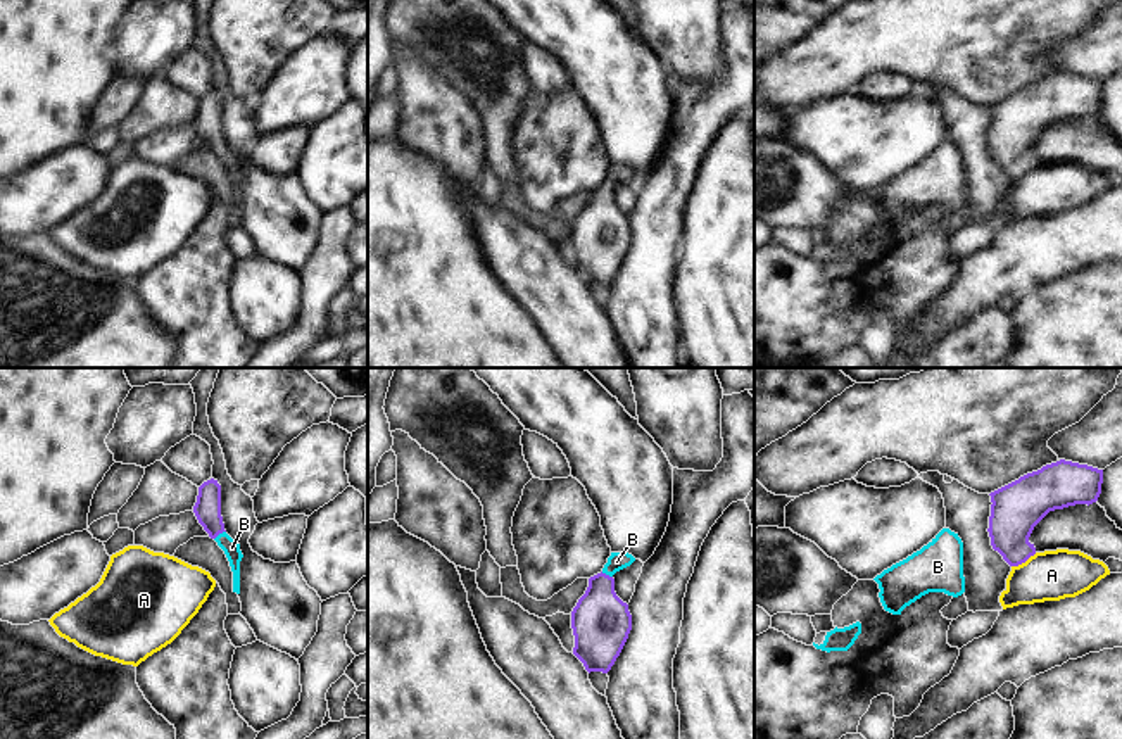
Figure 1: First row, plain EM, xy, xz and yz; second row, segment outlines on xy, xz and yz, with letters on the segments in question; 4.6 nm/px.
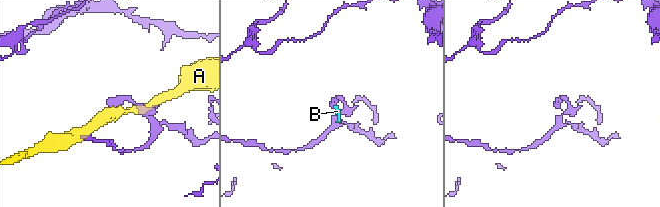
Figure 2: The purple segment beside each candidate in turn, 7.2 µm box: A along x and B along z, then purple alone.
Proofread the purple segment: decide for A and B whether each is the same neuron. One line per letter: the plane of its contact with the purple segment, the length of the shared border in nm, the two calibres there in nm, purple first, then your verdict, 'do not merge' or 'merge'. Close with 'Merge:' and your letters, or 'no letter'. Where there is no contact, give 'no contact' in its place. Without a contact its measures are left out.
A: meets purple in yz; contact 140 nm long; 240 nm thick on the purple side, 240 nm on the other; do not merge
B: meets purple in xy; contact 70 nm long; 130 nm thick on the purple side, 80 nm on the other; merge
Merge: B

